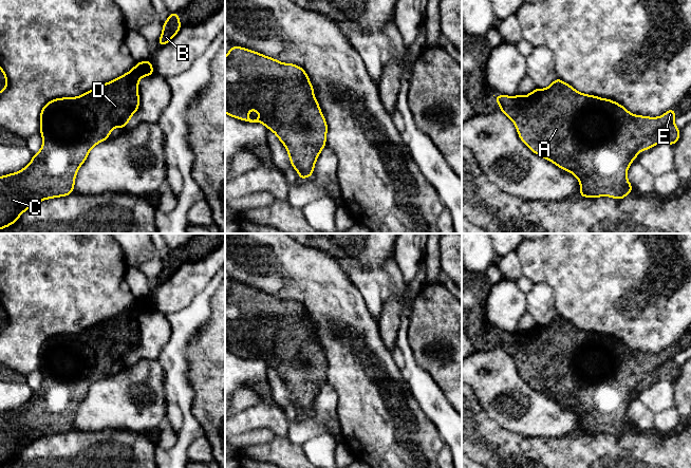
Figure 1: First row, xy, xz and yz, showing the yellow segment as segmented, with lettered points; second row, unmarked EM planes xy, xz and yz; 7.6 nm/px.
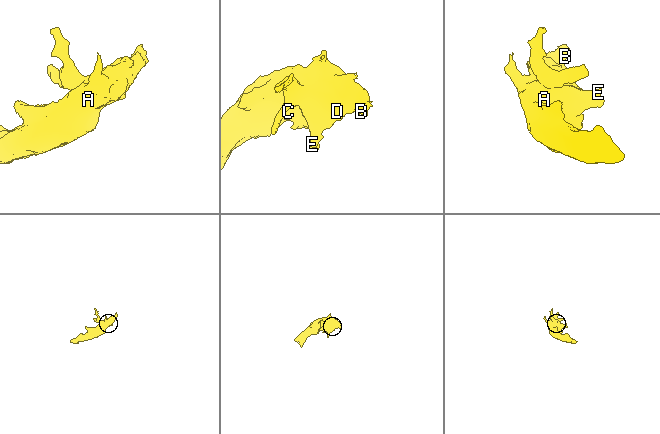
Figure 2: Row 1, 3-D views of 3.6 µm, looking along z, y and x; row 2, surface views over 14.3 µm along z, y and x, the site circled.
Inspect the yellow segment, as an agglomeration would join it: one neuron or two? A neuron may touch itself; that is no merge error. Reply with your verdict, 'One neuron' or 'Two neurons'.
One neuron

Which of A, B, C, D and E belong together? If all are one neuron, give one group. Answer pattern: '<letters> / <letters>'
A B C D E

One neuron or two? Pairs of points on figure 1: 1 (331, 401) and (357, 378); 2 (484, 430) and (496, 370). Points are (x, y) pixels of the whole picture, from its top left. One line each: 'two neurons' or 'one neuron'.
1: two neurons
2: two neurons

